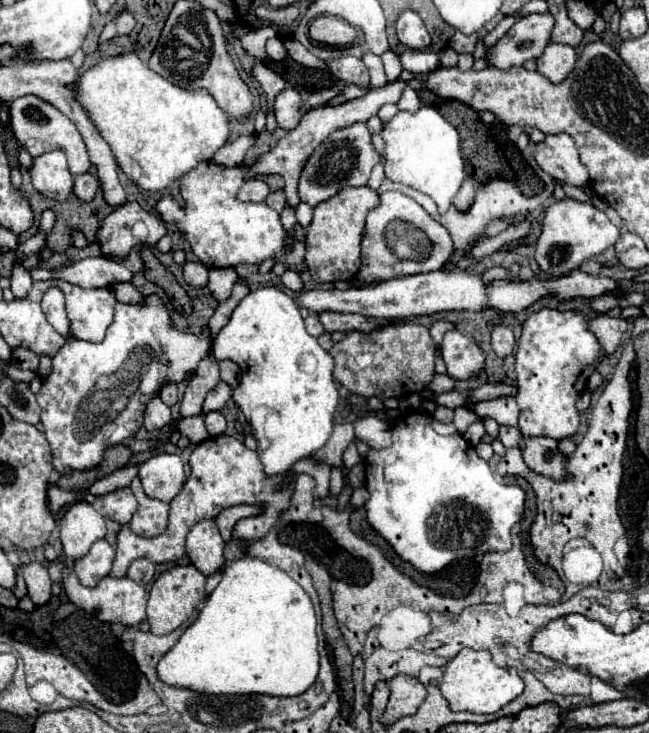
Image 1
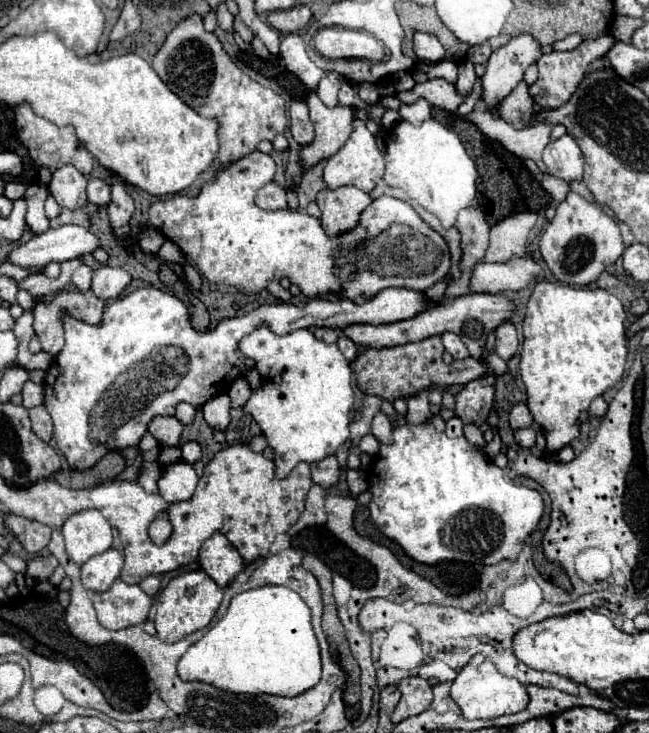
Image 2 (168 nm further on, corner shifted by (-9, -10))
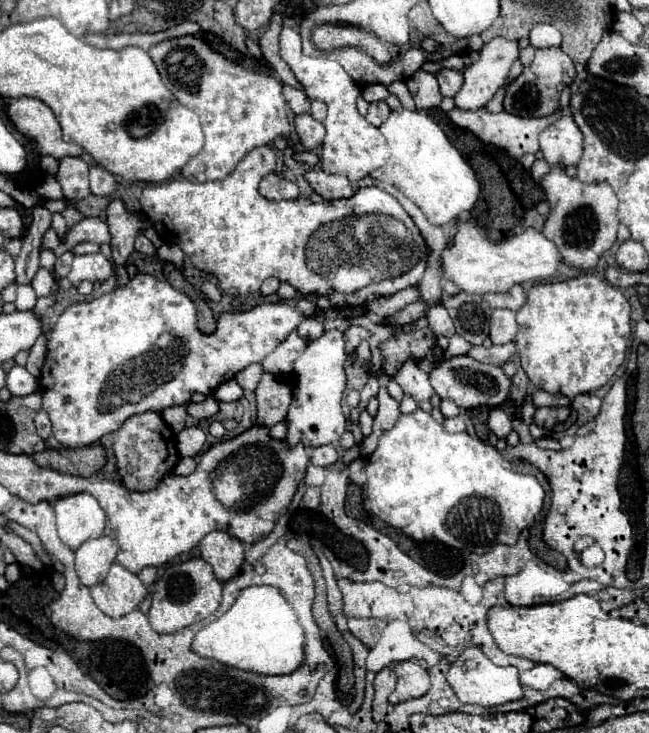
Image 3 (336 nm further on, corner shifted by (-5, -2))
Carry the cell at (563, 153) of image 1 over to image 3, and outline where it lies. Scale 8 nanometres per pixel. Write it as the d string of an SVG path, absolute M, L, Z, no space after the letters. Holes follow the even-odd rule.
M572 114L560 116L550 128L542 130L540 150L548 164L576 166L582 158L582 132Z

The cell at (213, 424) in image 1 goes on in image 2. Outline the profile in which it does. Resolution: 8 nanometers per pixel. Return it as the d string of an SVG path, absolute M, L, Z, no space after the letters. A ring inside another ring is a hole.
M218 394L212 396L204 406L202 406L206 422L214 430L226 430L230 422L230 398L228 394Z

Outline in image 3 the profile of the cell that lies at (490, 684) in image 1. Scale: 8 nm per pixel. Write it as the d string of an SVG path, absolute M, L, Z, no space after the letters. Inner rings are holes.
M478 646L466 648L448 670L448 682L454 688L458 700L462 704L478 704L478 706L498 706L512 700L520 700L524 696L518 670L514 666L496 666L492 660L484 656L484 652Z

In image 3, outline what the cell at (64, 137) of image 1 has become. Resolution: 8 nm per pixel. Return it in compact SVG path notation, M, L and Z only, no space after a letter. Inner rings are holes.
M16 98L10 101L8 116L16 128L36 140L40 154L50 154L56 160L64 156L80 156L82 148L62 140L60 124L54 112L38 98Z

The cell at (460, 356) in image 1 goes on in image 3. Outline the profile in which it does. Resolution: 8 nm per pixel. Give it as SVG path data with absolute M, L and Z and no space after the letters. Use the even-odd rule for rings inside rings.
M434 302L428 312L426 312L426 320L428 320L428 328L436 334L436 336L454 336L454 322L450 318L450 314L446 312L446 308L440 302Z

